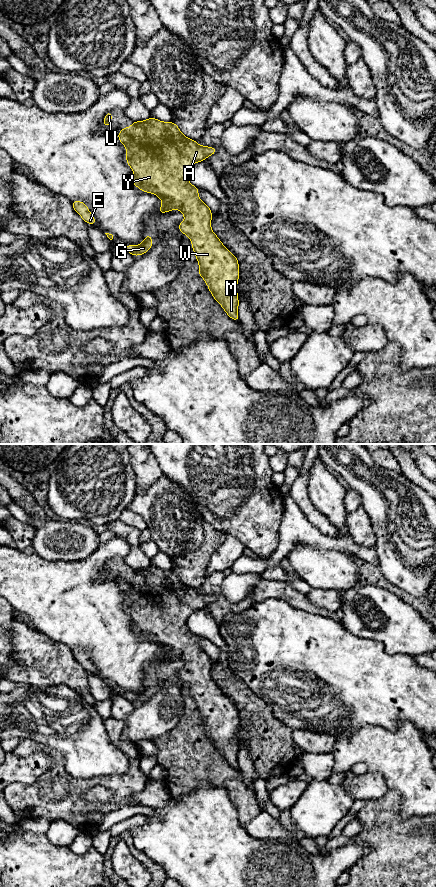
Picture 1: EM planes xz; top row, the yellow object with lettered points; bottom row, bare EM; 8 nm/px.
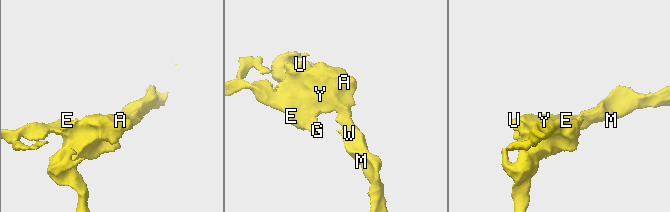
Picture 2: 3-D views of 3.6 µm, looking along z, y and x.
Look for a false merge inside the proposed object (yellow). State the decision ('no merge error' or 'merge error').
no merge error

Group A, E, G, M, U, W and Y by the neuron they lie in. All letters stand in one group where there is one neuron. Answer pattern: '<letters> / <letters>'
A E G M U W Y

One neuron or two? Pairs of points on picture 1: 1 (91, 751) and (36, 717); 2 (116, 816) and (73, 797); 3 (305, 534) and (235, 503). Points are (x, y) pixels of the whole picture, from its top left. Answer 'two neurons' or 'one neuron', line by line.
1: one neuron
2: two neurons
3: two neurons

